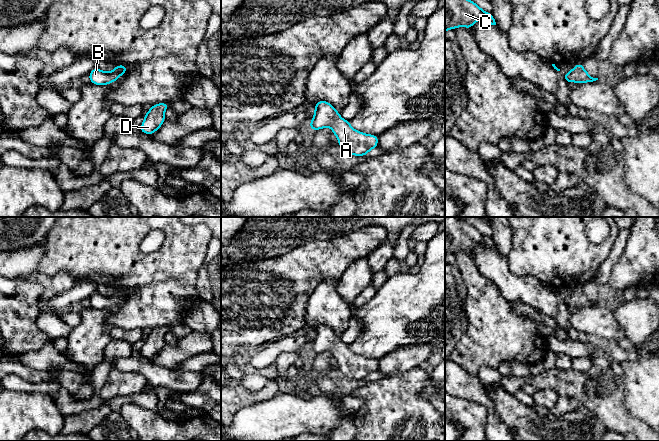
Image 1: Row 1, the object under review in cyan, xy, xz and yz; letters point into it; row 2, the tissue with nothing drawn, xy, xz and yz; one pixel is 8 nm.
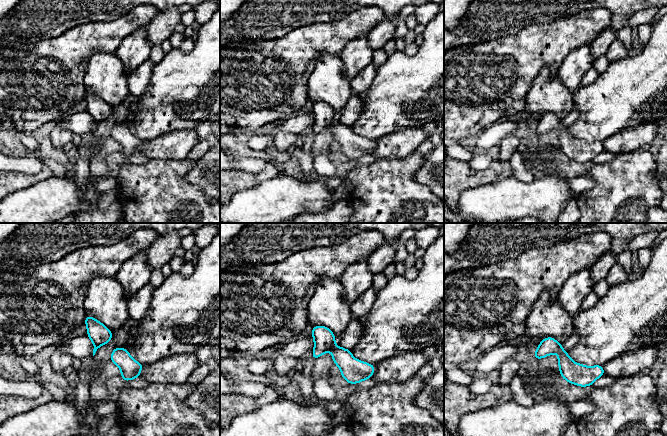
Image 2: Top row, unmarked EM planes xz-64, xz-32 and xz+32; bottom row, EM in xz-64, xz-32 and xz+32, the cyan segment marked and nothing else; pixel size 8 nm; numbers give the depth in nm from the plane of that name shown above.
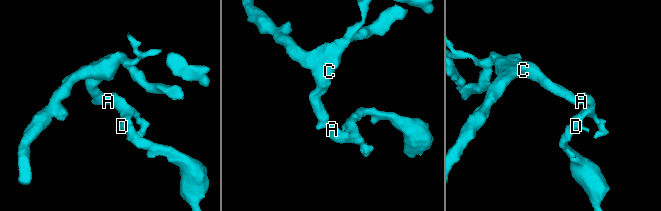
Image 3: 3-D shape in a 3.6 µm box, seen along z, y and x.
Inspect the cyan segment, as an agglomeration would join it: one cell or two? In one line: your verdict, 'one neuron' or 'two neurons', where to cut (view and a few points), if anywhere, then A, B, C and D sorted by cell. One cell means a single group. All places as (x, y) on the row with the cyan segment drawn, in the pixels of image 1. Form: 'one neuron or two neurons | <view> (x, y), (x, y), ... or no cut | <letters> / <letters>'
one neuron | no cut | A B C D

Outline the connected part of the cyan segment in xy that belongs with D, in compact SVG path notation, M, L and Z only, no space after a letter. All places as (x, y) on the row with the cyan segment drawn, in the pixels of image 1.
M168 103L152 105L151 109L145 114L145 119L140 125L140 131L149 135L157 131L165 122L164 113L169 106Z

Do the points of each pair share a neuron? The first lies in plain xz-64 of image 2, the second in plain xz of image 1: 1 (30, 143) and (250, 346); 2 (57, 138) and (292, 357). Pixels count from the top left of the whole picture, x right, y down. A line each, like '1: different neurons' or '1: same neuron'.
1: different neurons
2: same neuron

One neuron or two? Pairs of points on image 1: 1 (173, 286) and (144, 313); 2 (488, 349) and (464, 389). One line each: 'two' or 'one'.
1: one
2: two

